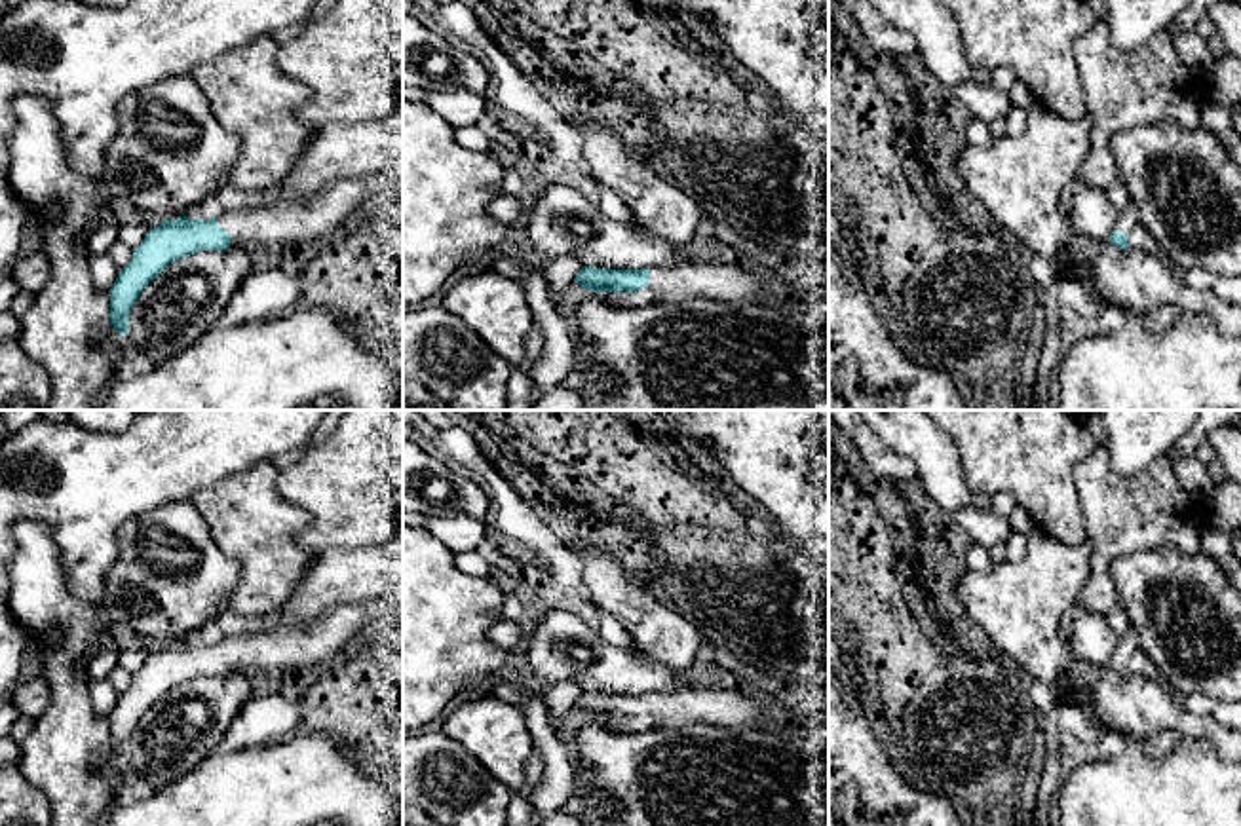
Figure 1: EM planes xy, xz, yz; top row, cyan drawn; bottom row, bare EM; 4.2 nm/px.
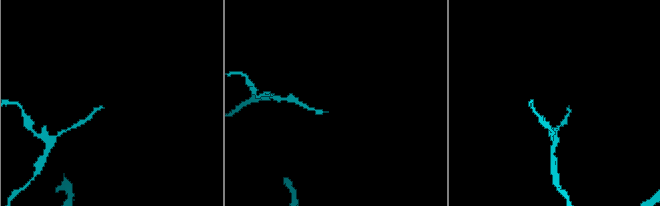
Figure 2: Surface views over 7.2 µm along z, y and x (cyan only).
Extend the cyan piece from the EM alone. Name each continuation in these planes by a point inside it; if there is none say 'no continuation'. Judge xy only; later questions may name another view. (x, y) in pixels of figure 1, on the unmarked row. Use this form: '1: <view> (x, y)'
1: xy (280, 648)

